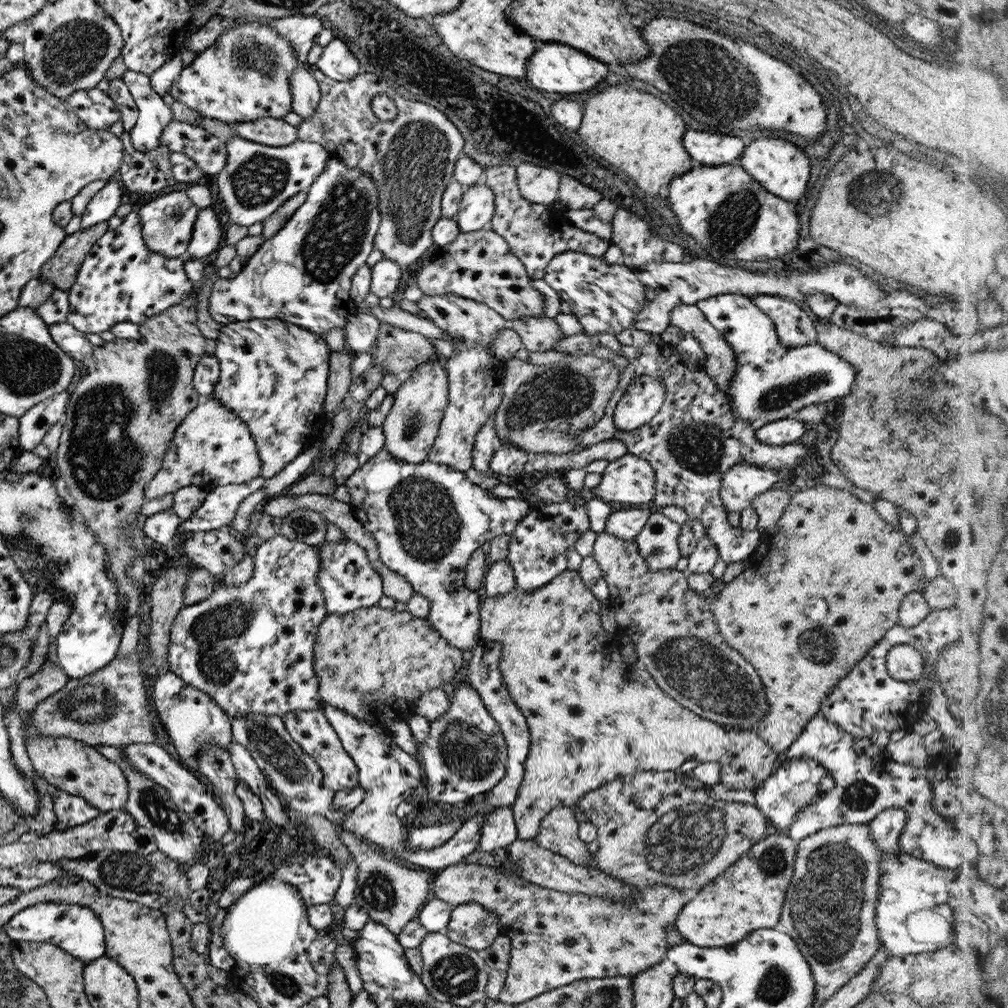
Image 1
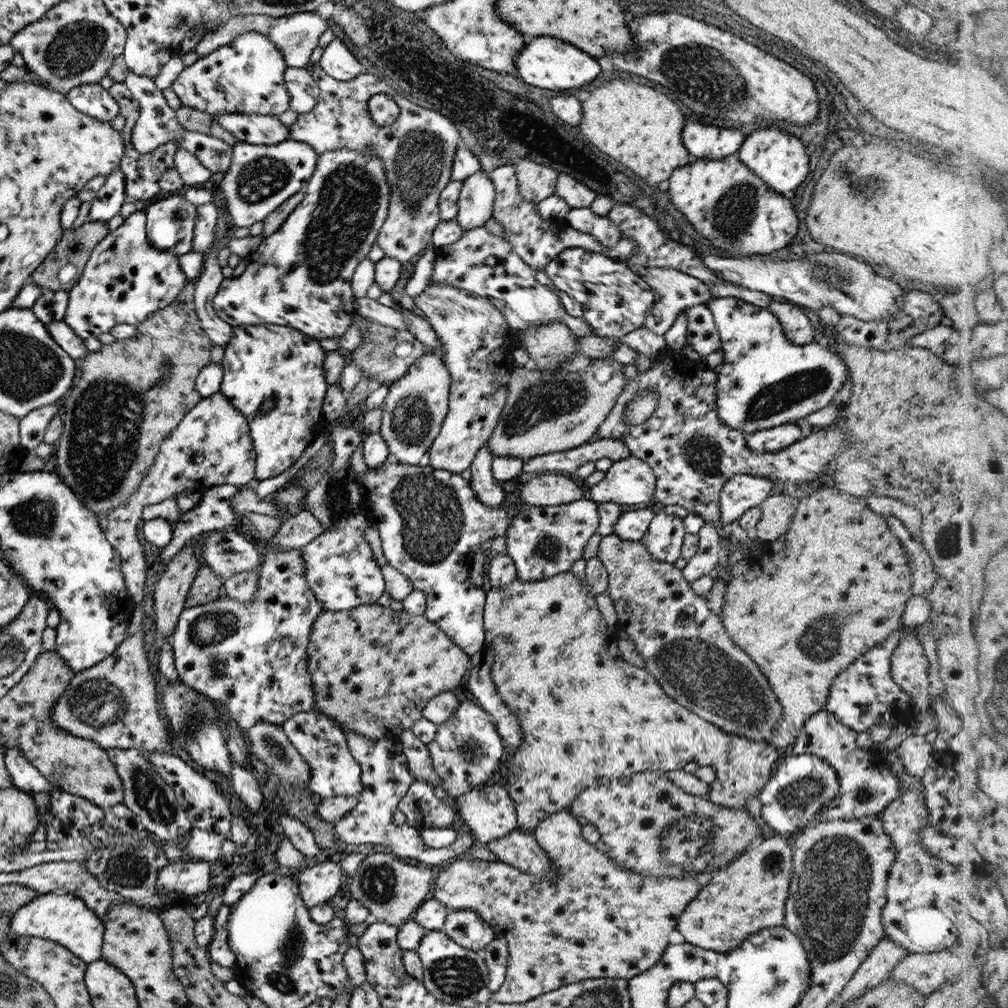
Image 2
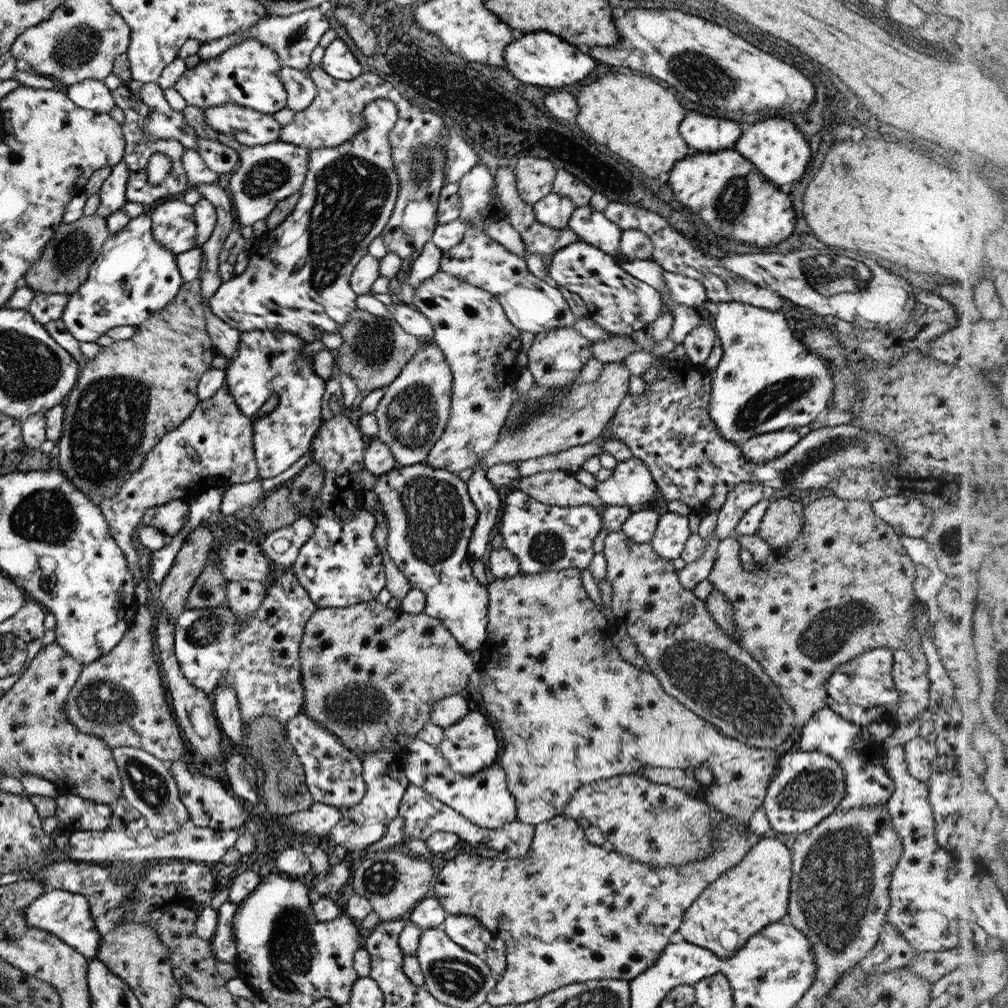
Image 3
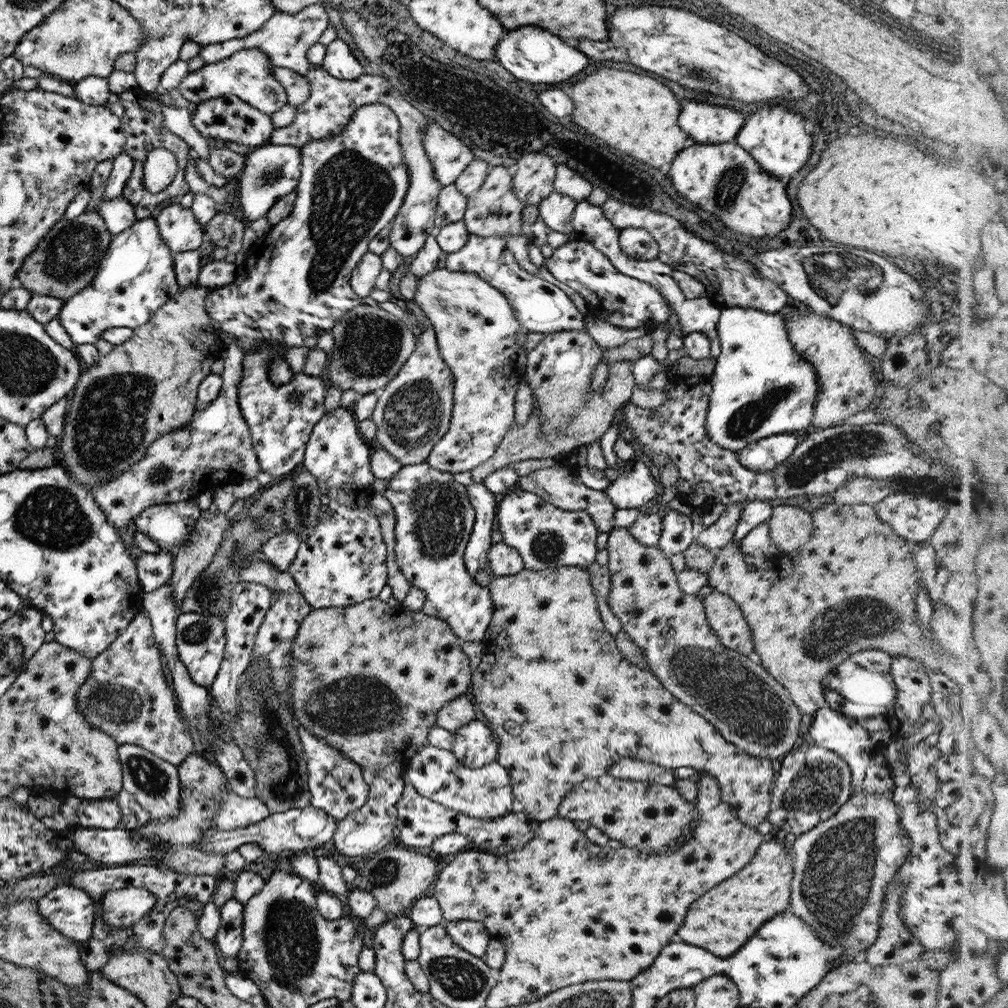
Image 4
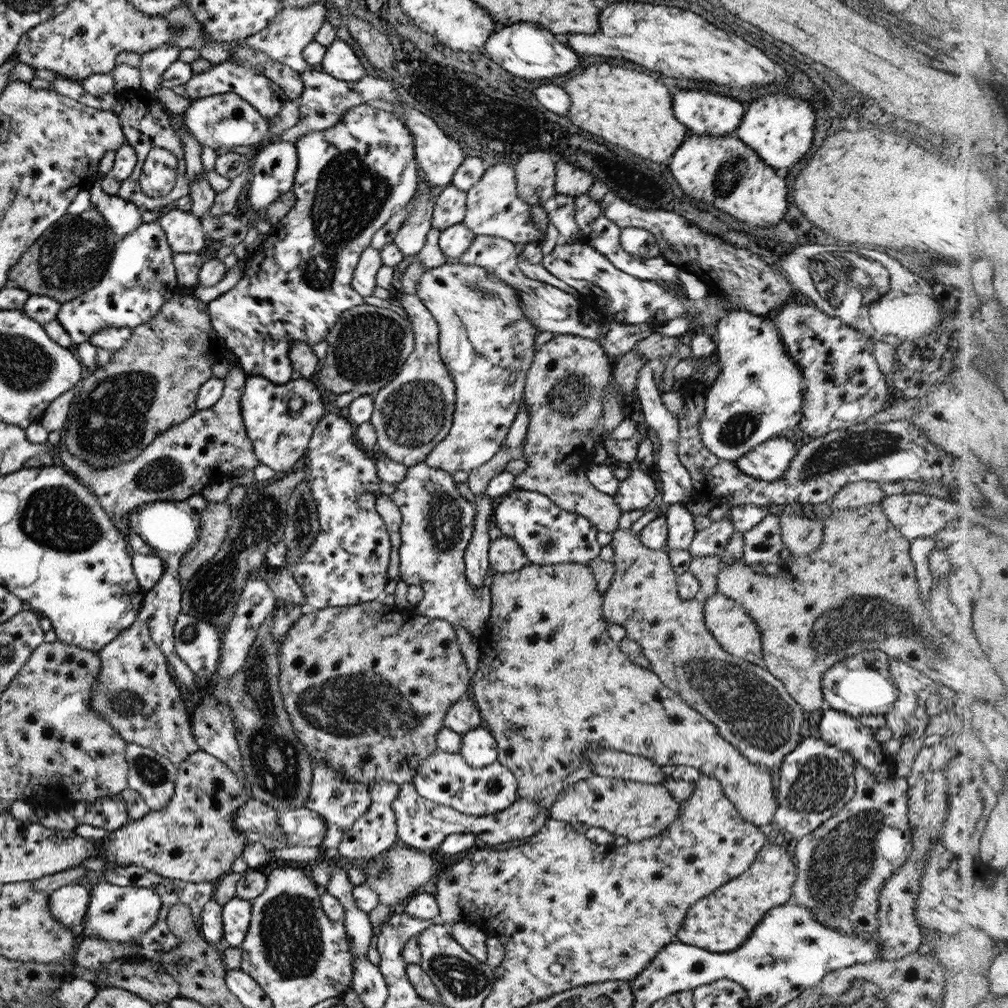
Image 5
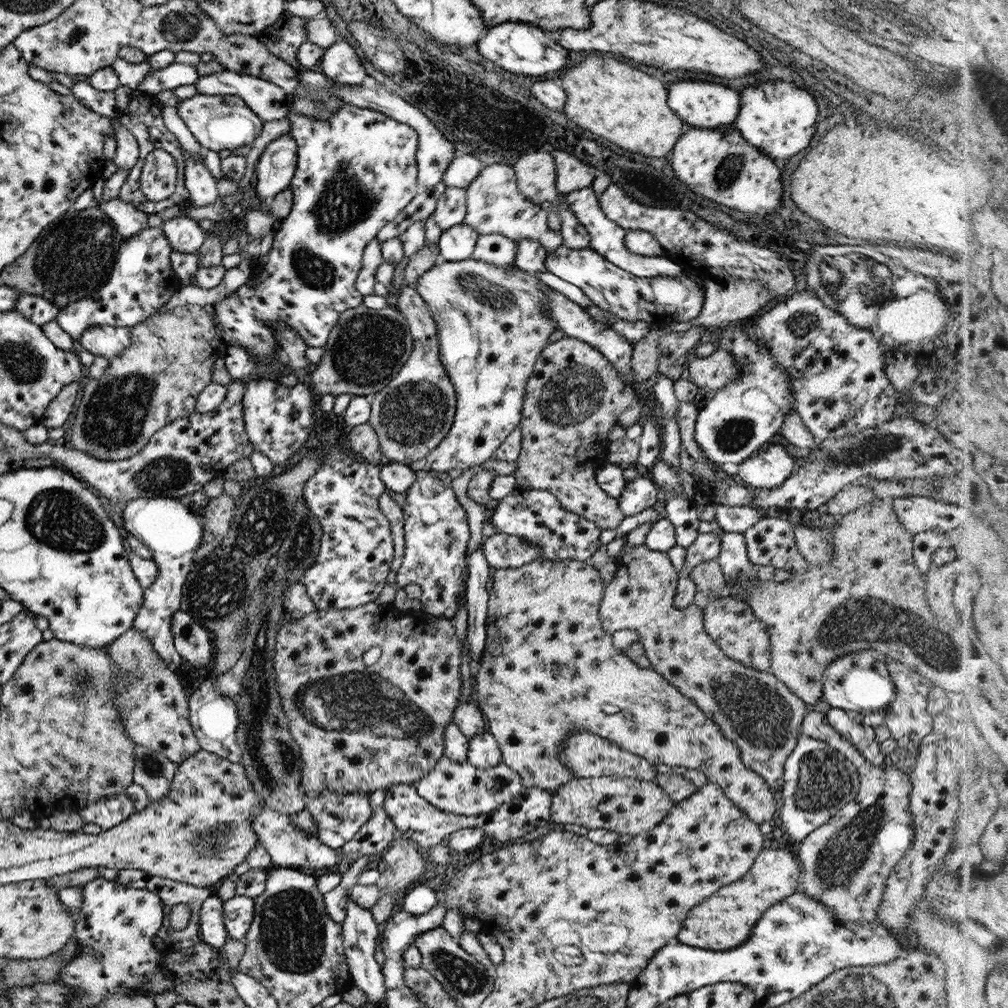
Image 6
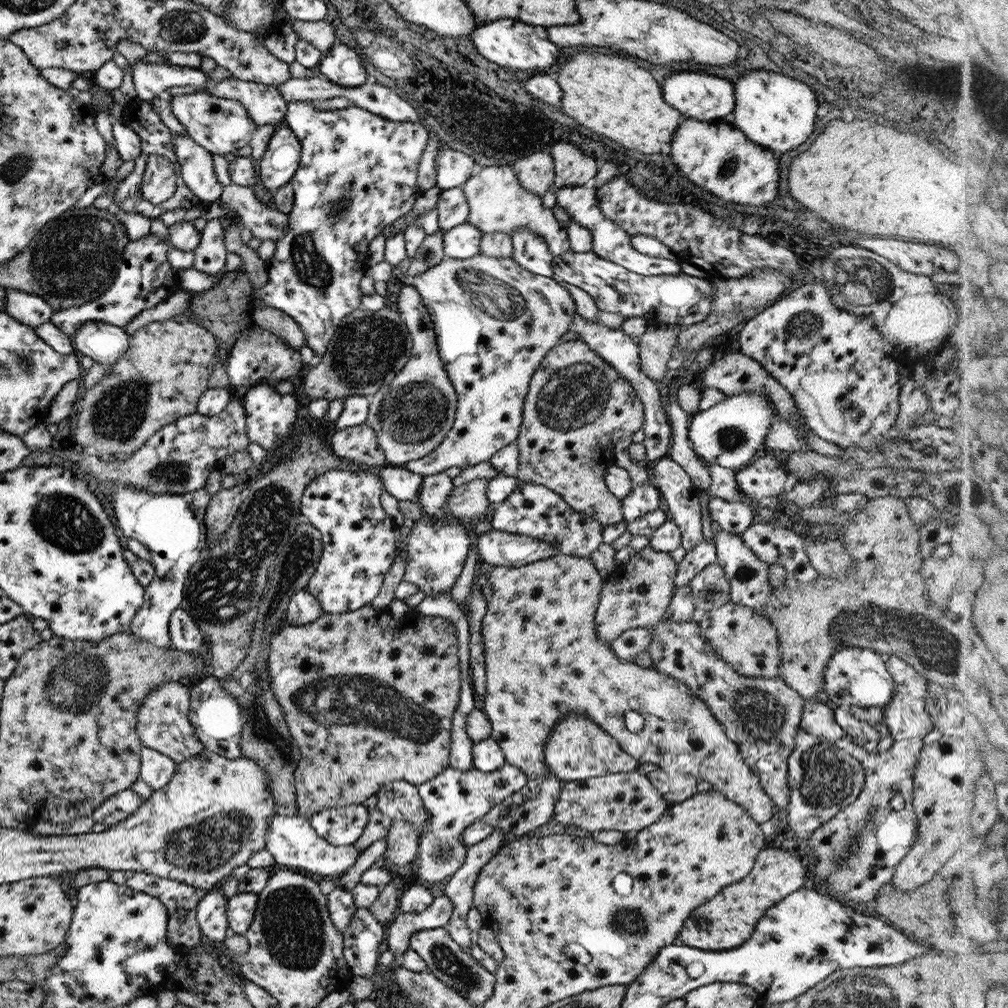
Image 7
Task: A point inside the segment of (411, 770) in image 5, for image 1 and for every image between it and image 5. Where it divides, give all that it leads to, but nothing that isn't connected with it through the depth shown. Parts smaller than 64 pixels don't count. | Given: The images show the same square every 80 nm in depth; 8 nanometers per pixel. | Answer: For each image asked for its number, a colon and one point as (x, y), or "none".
1: (373, 663)
2: (372, 669)
3: (370, 675)
4: (368, 679)

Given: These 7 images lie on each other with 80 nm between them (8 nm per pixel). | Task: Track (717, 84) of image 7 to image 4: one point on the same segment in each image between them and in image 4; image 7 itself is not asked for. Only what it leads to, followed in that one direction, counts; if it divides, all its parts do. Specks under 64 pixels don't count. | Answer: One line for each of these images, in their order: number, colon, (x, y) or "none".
4: (704, 123)
5: (704, 113)
6: (701, 104)

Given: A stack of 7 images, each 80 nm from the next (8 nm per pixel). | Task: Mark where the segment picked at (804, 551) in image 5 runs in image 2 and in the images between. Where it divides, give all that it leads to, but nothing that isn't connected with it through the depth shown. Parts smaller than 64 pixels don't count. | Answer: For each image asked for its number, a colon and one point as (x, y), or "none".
2: (775, 511)
3: (782, 522)
4: (789, 528)

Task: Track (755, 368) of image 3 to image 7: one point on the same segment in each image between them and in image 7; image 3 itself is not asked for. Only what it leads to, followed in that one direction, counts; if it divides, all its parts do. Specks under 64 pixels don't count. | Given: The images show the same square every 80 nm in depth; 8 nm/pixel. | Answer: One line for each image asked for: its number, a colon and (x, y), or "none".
4: (760, 387)
5: (757, 394)
6: (743, 416)
7: (731, 433)

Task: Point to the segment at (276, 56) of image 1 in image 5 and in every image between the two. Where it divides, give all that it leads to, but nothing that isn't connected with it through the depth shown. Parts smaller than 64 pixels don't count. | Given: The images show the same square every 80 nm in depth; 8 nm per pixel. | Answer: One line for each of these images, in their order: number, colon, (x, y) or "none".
2: (245, 75)
3: (246, 75)
4: (247, 74)
5: (229, 76)

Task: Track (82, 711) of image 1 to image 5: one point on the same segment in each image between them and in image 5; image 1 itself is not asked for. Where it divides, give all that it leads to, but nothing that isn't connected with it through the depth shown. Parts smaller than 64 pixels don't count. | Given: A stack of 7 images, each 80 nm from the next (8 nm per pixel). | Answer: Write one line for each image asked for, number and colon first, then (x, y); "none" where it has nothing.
2: (113, 703)
3: (118, 697)
4: (125, 696)
5: (133, 692)

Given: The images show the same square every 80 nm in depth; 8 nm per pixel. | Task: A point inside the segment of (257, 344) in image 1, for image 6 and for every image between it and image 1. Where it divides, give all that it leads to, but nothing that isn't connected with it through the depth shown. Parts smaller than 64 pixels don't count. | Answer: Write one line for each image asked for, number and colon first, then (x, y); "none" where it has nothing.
2: (261, 361)
3: (268, 364)
4: (280, 417)
5: (278, 419)
6: (277, 420)

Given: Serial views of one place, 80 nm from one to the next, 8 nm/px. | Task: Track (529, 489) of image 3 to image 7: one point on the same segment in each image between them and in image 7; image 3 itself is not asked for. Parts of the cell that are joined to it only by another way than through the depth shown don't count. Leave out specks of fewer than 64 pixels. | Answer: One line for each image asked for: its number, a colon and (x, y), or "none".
4: (559, 485)
5: (564, 384)
6: (573, 396)
7: (576, 407)

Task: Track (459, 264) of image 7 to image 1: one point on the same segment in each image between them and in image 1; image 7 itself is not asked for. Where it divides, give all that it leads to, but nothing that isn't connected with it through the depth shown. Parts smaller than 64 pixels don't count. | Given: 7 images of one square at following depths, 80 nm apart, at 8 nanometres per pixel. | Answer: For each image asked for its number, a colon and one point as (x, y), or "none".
1: (474, 378)
2: (477, 344)
3: (479, 344)
4: (479, 339)
5: (485, 342)
6: (490, 324)

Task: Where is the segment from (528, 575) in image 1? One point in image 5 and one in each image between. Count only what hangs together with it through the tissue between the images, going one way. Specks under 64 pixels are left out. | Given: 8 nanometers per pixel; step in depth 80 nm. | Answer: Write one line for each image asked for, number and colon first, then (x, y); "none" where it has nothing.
2: (542, 541)
3: (542, 537)
4: (544, 536)
5: (546, 534)

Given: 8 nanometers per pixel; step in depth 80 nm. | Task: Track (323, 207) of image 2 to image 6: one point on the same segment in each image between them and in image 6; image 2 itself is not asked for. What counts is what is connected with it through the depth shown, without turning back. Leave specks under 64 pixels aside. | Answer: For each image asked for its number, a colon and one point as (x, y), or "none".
3: (296, 280)
4: (294, 283)
5: (350, 177)
6: (355, 171)

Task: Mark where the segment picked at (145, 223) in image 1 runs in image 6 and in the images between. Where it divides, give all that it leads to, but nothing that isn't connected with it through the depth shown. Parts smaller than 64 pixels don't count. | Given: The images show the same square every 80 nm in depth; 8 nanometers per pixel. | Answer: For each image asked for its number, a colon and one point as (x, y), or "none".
2: (169, 221)
3: (172, 225)
4: (177, 226)
5: (183, 232)
6: (184, 235)

